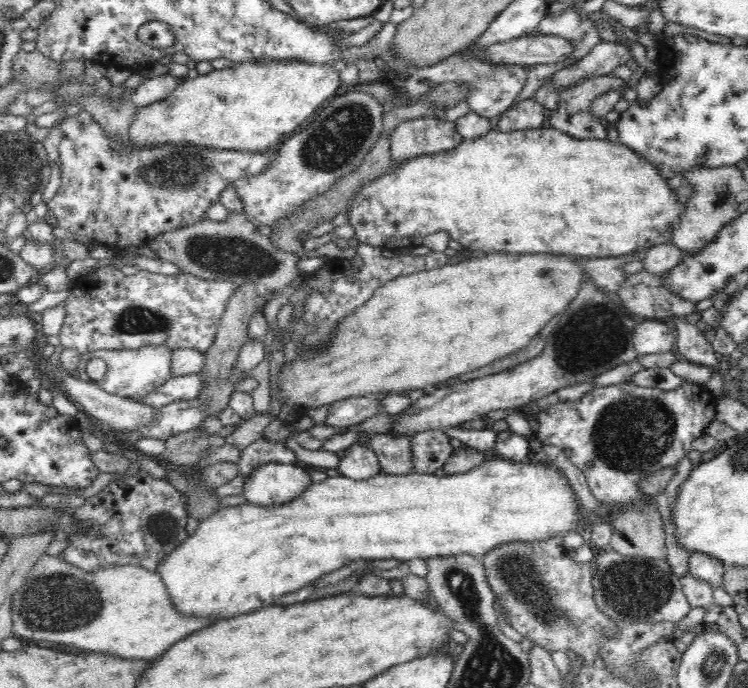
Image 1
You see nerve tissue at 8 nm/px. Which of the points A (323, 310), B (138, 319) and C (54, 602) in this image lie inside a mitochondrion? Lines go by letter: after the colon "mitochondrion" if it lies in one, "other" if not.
A: mitochondrion
B: mitochondrion
C: mitochondrion

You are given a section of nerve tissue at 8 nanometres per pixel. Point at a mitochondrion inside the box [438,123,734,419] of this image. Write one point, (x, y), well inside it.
(596, 337)

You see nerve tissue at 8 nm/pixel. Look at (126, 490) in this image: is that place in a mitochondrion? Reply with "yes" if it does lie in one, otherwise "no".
no

